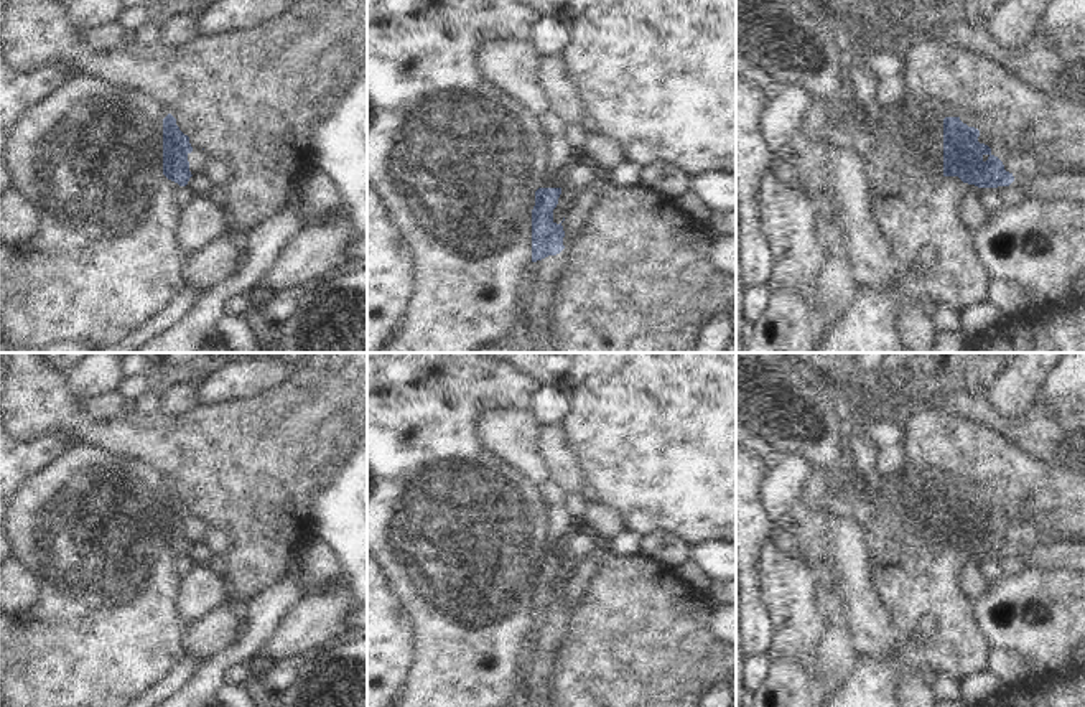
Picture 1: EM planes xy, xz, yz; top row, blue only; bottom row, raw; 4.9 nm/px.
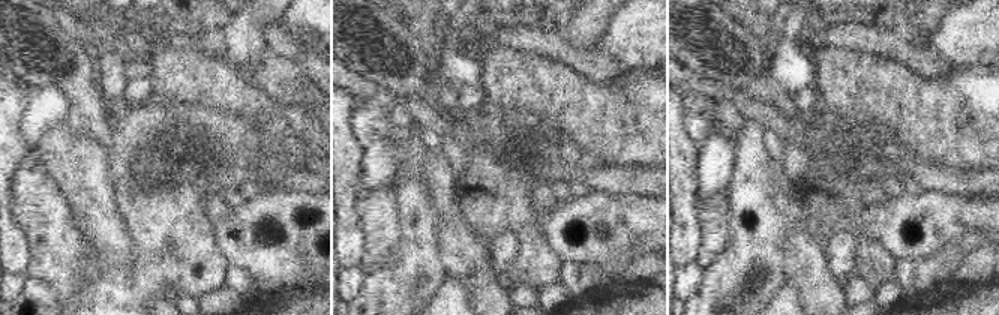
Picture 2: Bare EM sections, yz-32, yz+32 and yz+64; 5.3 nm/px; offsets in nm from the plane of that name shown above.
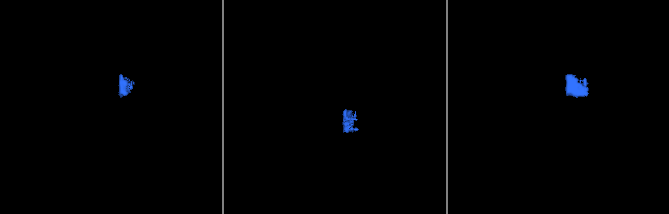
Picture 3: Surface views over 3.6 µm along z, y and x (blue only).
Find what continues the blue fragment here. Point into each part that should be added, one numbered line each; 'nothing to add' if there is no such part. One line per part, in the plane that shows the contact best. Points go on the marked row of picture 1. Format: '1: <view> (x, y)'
1: yz (914, 205)

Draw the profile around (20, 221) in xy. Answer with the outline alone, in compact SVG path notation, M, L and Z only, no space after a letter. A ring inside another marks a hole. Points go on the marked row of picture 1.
M18 191L0 196L0 244L20 246L40 234L41 211Z

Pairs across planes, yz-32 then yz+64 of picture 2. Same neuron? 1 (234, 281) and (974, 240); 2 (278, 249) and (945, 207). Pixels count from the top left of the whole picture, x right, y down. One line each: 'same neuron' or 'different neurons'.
1: same neuron
2: same neuron

